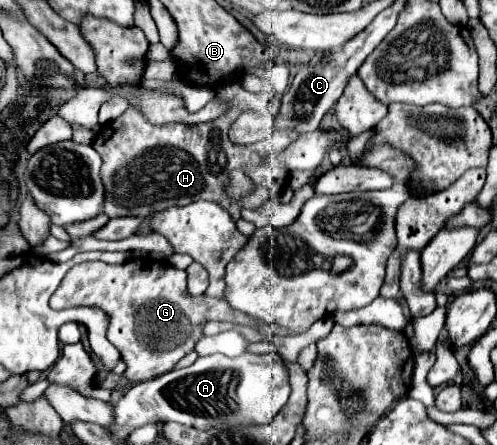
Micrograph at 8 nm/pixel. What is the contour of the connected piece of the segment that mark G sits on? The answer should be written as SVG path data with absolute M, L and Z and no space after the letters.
M133 257L121 265L109 265L109 263L81 263L75 265L63 279L57 293L51 297L51 308L63 309L87 305L87 307L99 307L109 315L109 329L107 339L119 349L121 359L127 363L127 371L123 377L129 383L143 383L149 379L155 379L163 373L169 373L179 359L183 359L189 351L195 349L197 341L203 335L203 325L207 321L229 321L235 325L247 325L257 331L265 331L271 337L289 337L295 335L291 329L269 325L261 319L255 319L247 313L231 309L227 301L213 301L209 297L193 297L187 293L187 273L169 265L167 261L155 261L151 257Z

